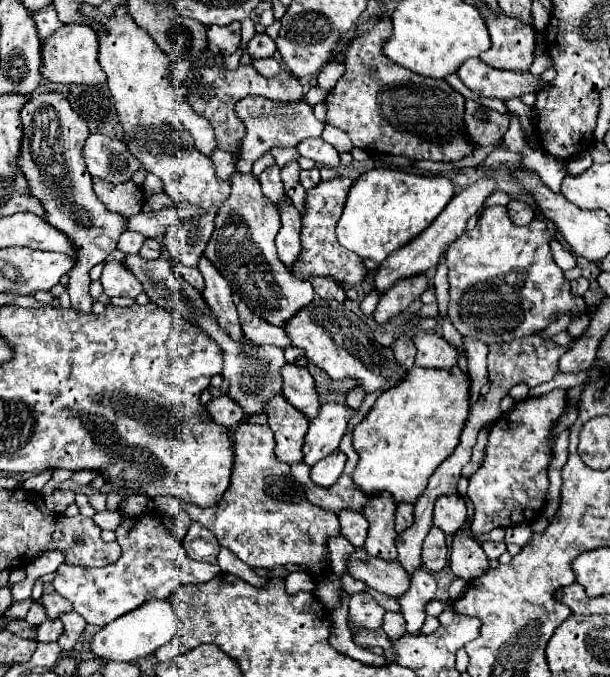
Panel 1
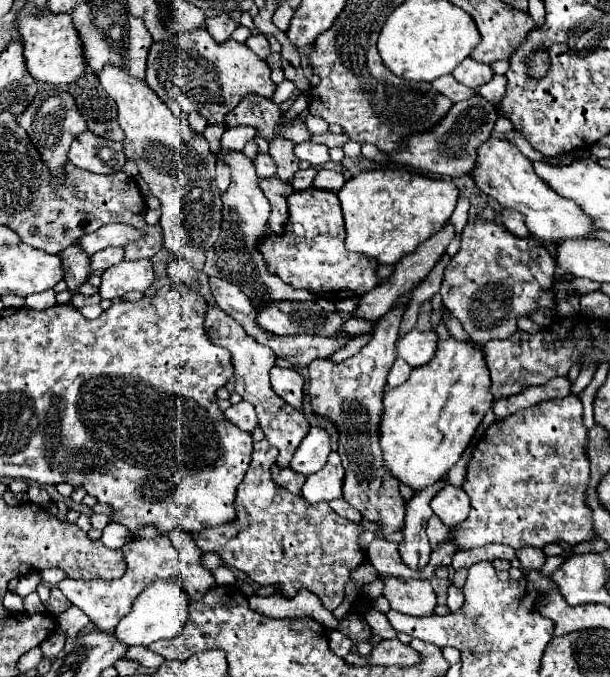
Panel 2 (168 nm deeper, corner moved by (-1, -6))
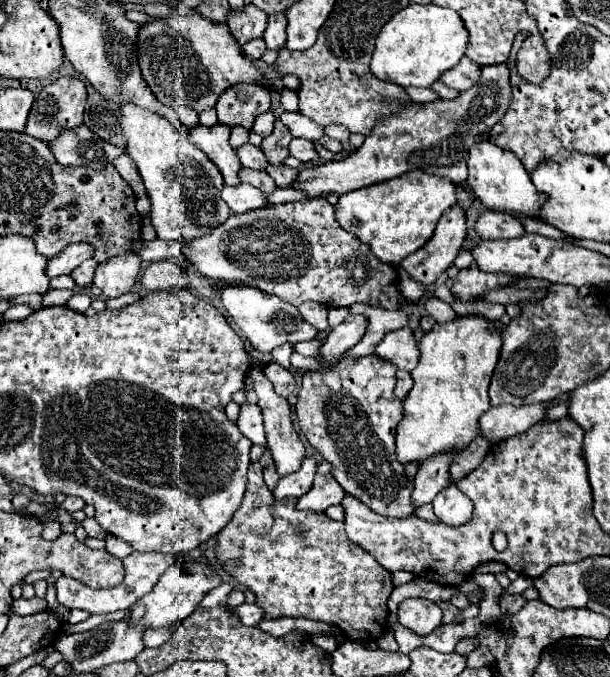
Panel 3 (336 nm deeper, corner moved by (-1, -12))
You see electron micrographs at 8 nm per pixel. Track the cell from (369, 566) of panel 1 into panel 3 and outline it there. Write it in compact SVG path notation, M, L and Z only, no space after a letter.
M406 598L398 606L398 618L402 626L410 628L418 636L426 636L442 624L442 610L436 602L426 598Z

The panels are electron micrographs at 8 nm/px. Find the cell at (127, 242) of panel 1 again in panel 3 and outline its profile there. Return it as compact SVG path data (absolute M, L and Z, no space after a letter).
M90 258L90 260L82 262L82 264L70 274L70 276L74 278L74 282L76 282L78 288L86 288L86 286L92 284L92 278L94 278L94 272L96 272L98 264L100 264L100 262L96 262L94 258Z

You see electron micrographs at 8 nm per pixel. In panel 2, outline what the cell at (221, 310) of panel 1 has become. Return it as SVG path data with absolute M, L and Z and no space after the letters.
M210 304L208 308L208 314L206 314L206 332L208 332L208 338L230 350L232 354L232 364L234 364L234 380L236 380L236 392L248 400L250 404L254 404L256 412L258 412L258 426L264 430L266 434L266 440L278 448L278 460L276 464L280 468L288 468L290 464L290 458L294 456L296 448L300 446L300 442L304 440L304 436L308 434L308 422L304 418L304 414L300 410L296 410L294 406L286 404L278 394L274 394L272 386L270 386L270 368L274 366L274 360L276 360L276 354L270 350L270 348L264 348L264 346L258 346L254 342L254 338L250 338L242 326L230 318L224 310L220 310L218 306Z

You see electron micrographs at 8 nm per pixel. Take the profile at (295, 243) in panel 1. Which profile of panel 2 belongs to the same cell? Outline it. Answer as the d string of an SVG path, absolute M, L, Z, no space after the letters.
M272 176L272 178L262 178L260 180L260 188L264 192L264 196L270 202L270 226L274 232L282 234L282 226L286 224L286 214L288 214L288 206L286 206L286 198L294 192L294 188L286 182L282 182L280 178Z

